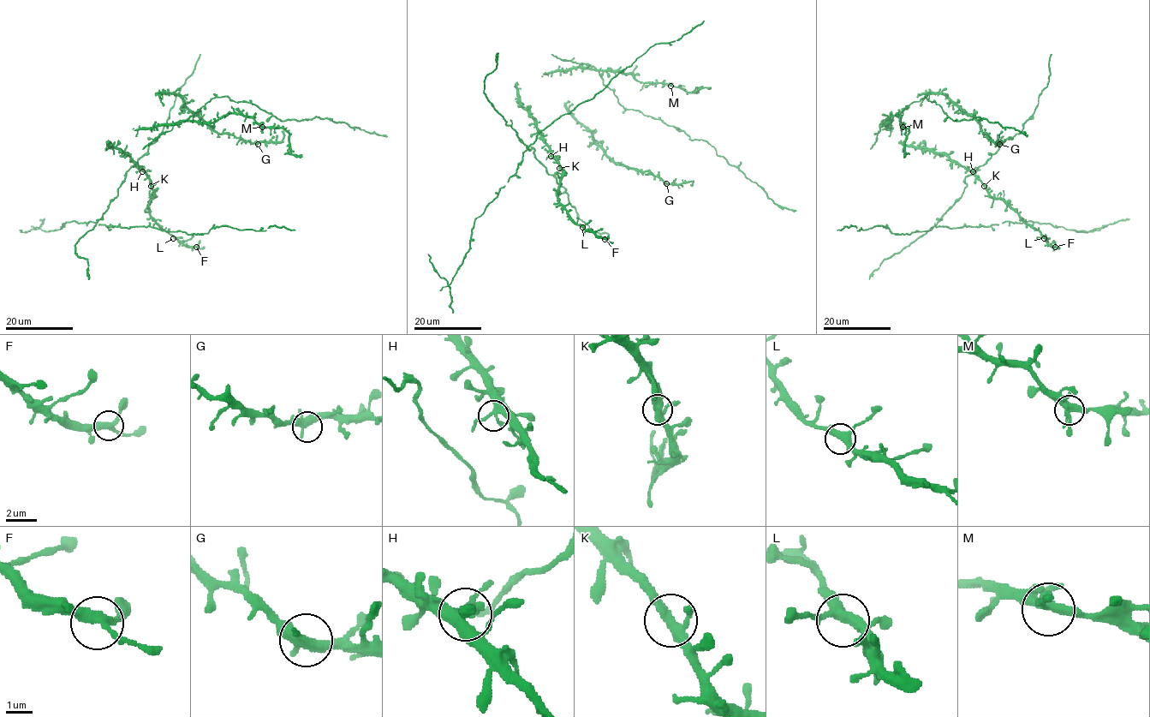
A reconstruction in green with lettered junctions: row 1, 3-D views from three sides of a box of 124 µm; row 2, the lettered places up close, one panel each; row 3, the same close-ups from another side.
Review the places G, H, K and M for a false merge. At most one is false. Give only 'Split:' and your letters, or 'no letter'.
Split: no letter

